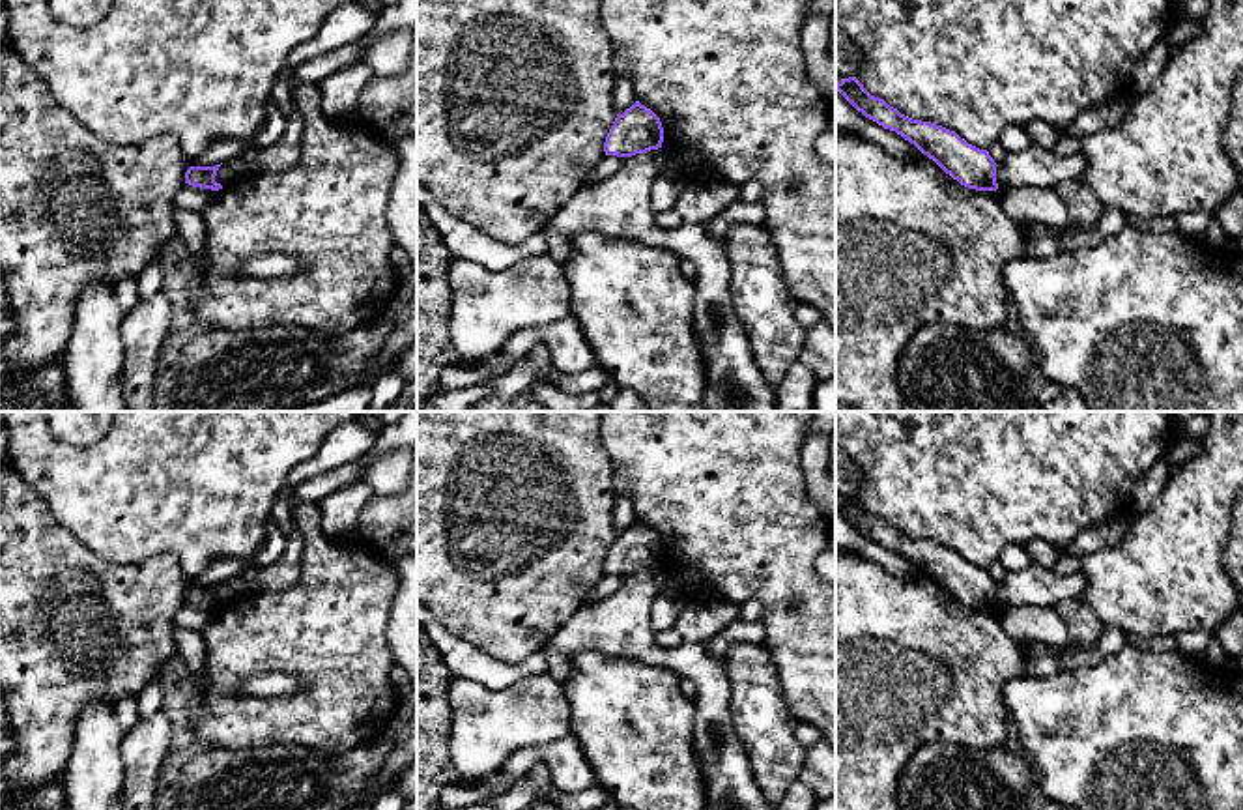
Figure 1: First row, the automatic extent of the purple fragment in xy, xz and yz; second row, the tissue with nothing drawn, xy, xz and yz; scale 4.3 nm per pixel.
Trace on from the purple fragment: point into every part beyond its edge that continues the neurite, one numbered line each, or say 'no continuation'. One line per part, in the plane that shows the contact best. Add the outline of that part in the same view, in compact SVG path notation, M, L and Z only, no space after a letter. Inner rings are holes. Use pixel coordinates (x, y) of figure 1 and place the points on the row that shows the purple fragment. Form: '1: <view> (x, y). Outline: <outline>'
no continuation

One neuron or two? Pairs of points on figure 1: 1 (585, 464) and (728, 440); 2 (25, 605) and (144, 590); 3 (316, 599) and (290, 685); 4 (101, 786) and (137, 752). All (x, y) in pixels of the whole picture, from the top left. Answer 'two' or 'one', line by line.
1: two
2: one
3: two
4: two

